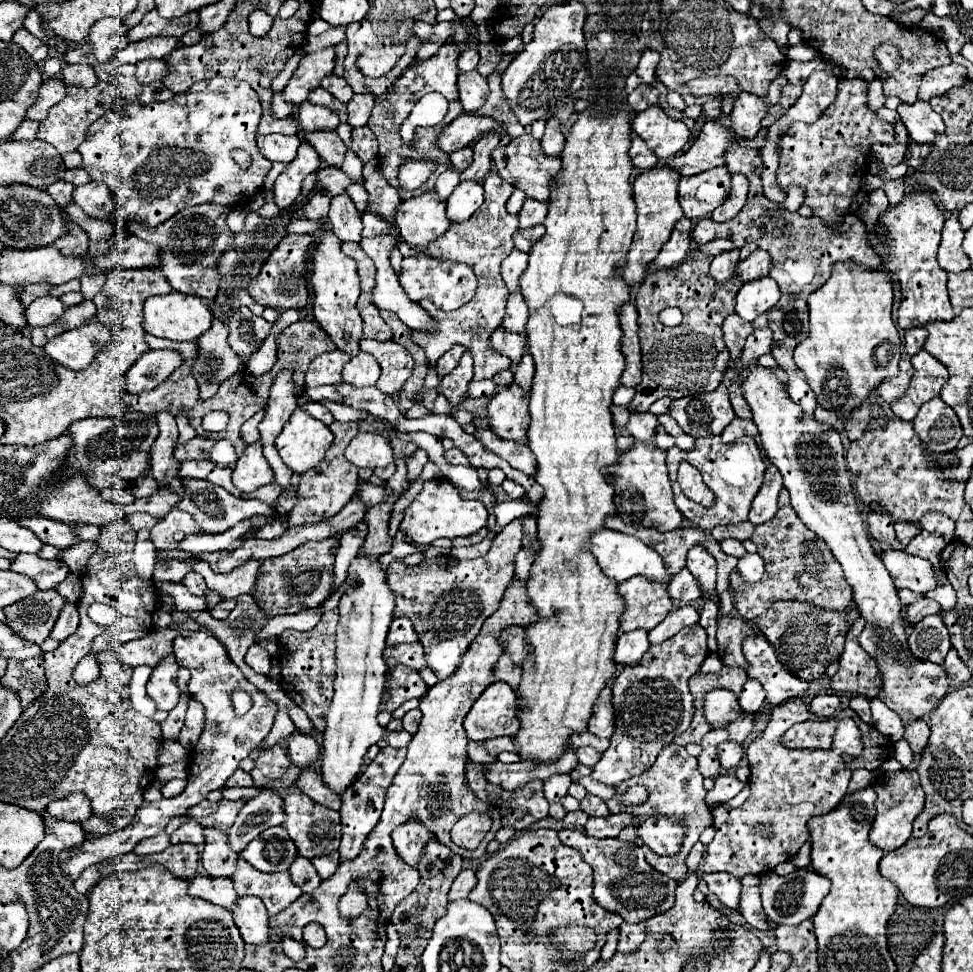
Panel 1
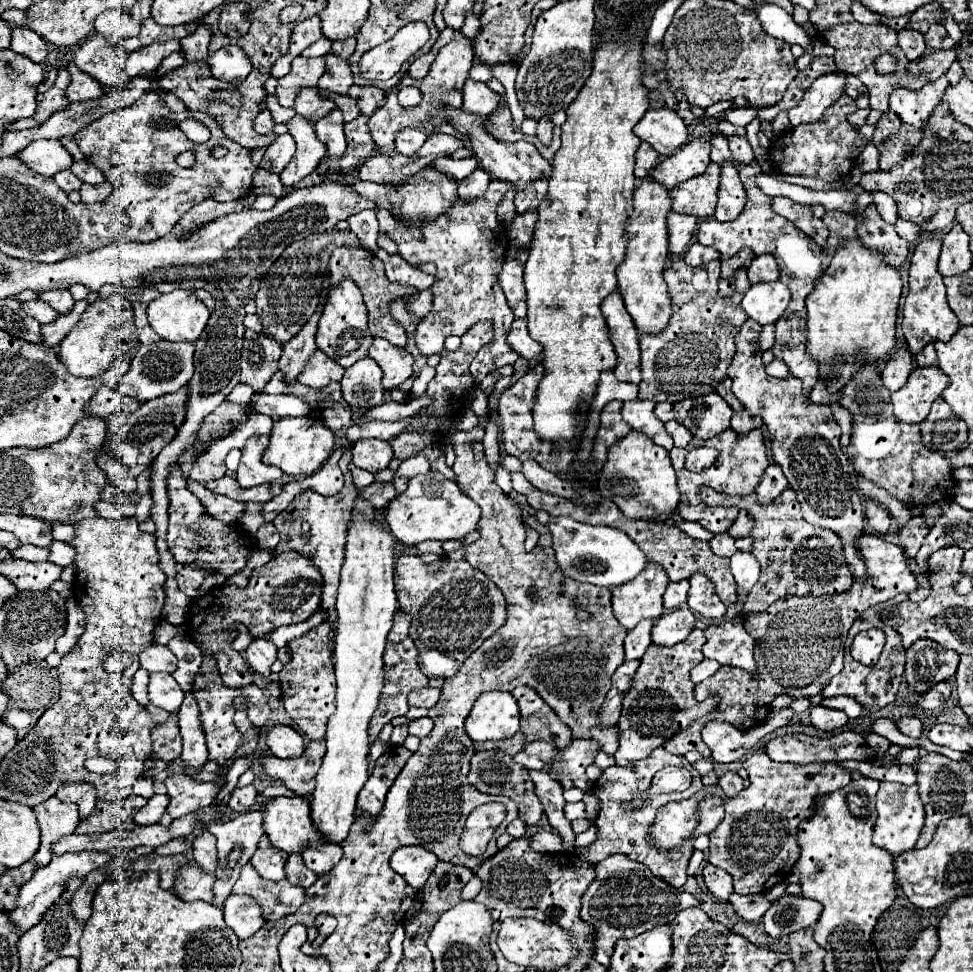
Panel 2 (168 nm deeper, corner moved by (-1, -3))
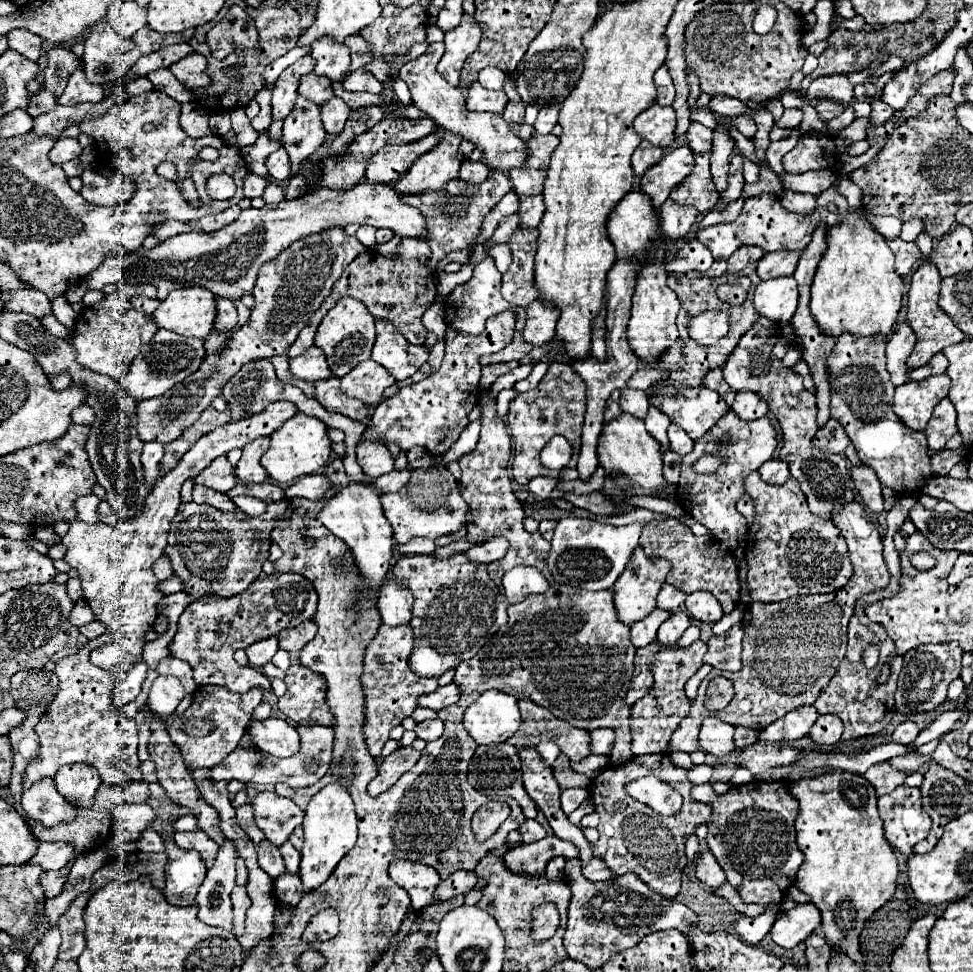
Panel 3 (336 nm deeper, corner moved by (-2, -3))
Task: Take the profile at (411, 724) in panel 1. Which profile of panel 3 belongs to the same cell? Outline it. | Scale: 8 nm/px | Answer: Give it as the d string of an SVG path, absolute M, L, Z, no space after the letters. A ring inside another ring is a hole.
M433 719L433 721L417 723L415 733L417 733L417 737L423 739L423 741L433 741L433 739L437 739L437 737L443 735L443 721L441 721L441 719Z

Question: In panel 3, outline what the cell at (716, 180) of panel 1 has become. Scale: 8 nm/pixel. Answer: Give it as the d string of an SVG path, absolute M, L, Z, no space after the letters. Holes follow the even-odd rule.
M697 153L695 155L693 171L689 173L689 177L685 177L685 181L681 181L671 191L671 199L675 203L691 205L701 213L707 213L717 205L719 193L711 181L709 157L711 157L711 153Z

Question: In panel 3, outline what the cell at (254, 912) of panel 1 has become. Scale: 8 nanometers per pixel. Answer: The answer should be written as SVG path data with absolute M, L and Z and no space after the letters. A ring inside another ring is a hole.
M235 887L231 893L231 901L233 901L233 913L235 913L235 935L241 935L245 929L245 913L251 905L251 899L245 887Z

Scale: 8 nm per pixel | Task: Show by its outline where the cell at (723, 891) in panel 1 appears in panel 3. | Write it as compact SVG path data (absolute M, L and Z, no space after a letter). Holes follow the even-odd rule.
M703 849L699 853L695 865L695 877L709 887L719 887L725 883L725 873L717 863L717 859L713 857L713 853L709 853L709 849Z

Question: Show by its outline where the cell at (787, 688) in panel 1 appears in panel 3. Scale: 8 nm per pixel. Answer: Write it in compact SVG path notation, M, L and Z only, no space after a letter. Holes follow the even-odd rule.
M736 624L729 633L717 636L713 635L707 641L707 655L703 657L705 663L709 663L715 669L727 669L727 671L739 671L742 668L741 652L742 638L744 635L741 624Z

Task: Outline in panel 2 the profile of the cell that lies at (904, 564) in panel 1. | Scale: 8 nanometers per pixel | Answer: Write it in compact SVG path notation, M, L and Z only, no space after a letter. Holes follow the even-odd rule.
M868 533L860 537L858 547L862 551L864 563L870 563L870 579L866 583L854 581L854 585L846 593L832 597L778 599L766 611L744 617L744 629L758 643L754 659L760 667L760 679L752 679L741 668L723 665L712 677L698 683L694 687L696 701L704 701L706 697L714 695L720 697L720 703L712 713L706 715L706 719L694 721L668 743L664 743L666 751L684 755L688 751L697 750L704 758L709 758L710 749L701 738L702 725L706 721L726 721L740 729L749 729L759 724L759 720L762 724L768 719L766 717L774 695L786 693L792 697L812 697L818 695L836 673L840 673L846 635L856 617L860 617L860 613L864 613L868 607L888 601L898 593L912 593L918 589L916 575L912 573L902 547L886 543L884 539Z

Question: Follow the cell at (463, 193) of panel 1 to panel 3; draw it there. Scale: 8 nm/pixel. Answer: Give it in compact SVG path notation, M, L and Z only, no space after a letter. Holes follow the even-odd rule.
M463 161L461 163L461 169L459 169L459 177L467 183L481 183L485 181L489 175L489 167L483 165L481 161L479 163L473 163L473 161Z

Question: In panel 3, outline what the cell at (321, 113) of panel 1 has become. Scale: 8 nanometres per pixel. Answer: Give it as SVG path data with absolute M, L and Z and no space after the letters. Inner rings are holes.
M315 73L303 75L301 77L301 85L299 85L299 93L311 101L315 101L317 105L321 105L323 101L333 97L333 89L331 89L331 81L327 77L317 77Z

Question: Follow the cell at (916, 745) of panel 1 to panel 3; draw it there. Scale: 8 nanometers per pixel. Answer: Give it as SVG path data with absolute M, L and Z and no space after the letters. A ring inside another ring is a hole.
M905 721L901 725L897 725L897 729L893 731L893 741L901 743L901 745L911 745L919 735L919 729L913 721Z

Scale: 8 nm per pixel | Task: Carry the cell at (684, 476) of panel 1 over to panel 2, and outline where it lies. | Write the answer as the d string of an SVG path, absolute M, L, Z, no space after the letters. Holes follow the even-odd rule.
M706 485L698 489L698 495L702 503L706 503L708 507L737 507L750 511L754 517L754 529L750 533L750 537L754 539L752 555L756 555L756 559L760 561L762 573L756 585L746 595L740 615L766 611L778 597L838 595L844 593L848 587L852 587L854 579L852 573L848 571L838 535L828 529L820 529L806 523L796 493L792 489L786 489L774 503L766 507L760 507L756 503L756 495L746 497L722 495Z

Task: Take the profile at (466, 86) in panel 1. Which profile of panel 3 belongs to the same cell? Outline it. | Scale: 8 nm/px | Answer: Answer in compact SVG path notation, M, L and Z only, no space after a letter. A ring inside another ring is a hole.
M473 83L467 89L467 109L469 111L503 113L505 105L507 105L507 95L503 91L485 89L481 83Z

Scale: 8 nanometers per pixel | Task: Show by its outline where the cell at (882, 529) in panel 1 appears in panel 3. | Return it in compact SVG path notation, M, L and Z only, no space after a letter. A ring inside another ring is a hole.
M853 465L851 467L851 479L855 483L857 493L861 495L865 507L871 513L881 513L883 511L883 495L881 495L881 483L873 469L867 465Z

